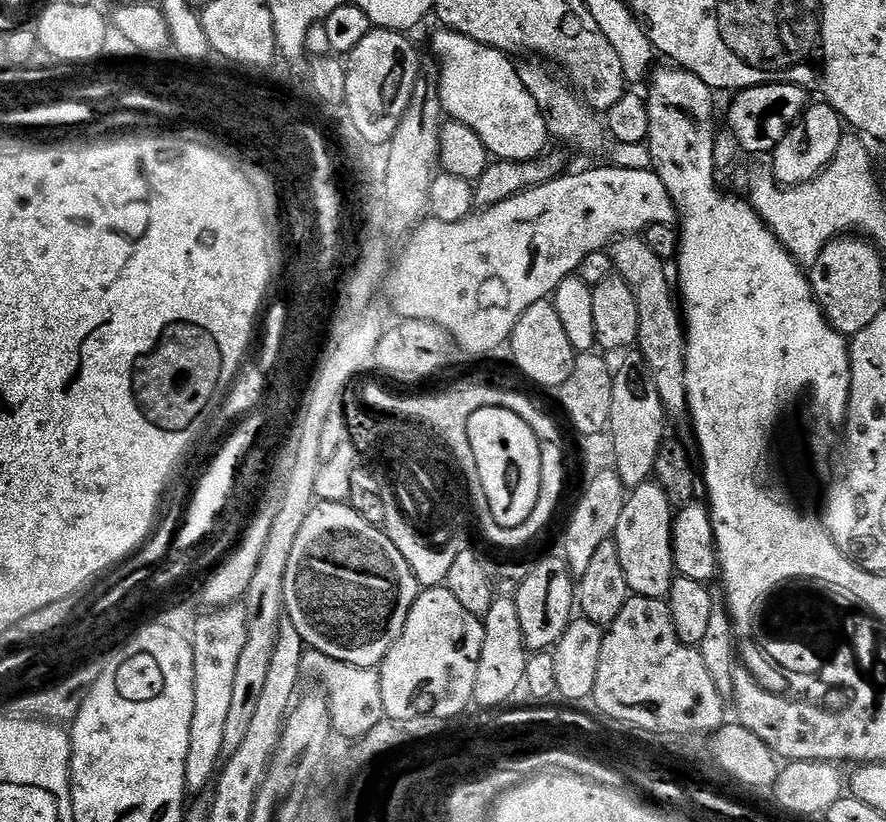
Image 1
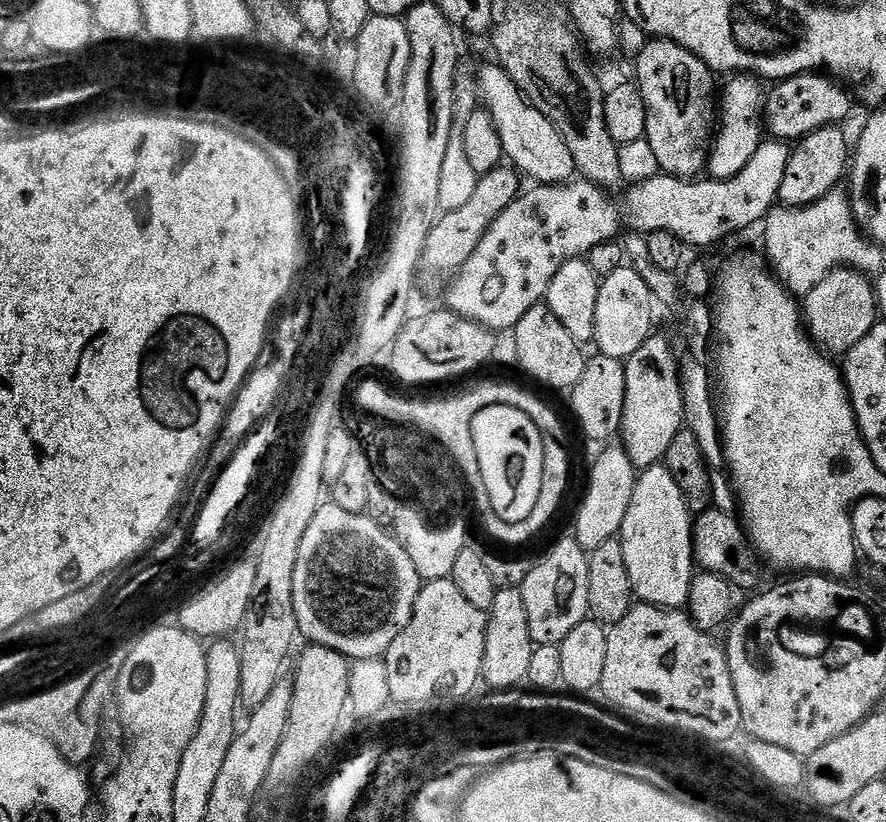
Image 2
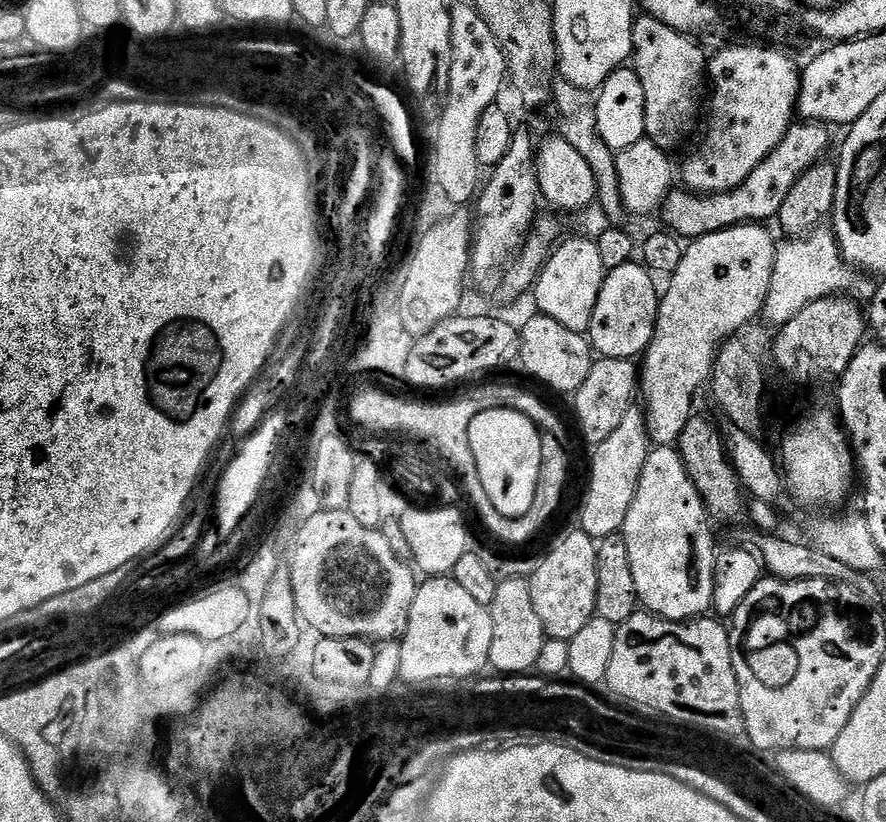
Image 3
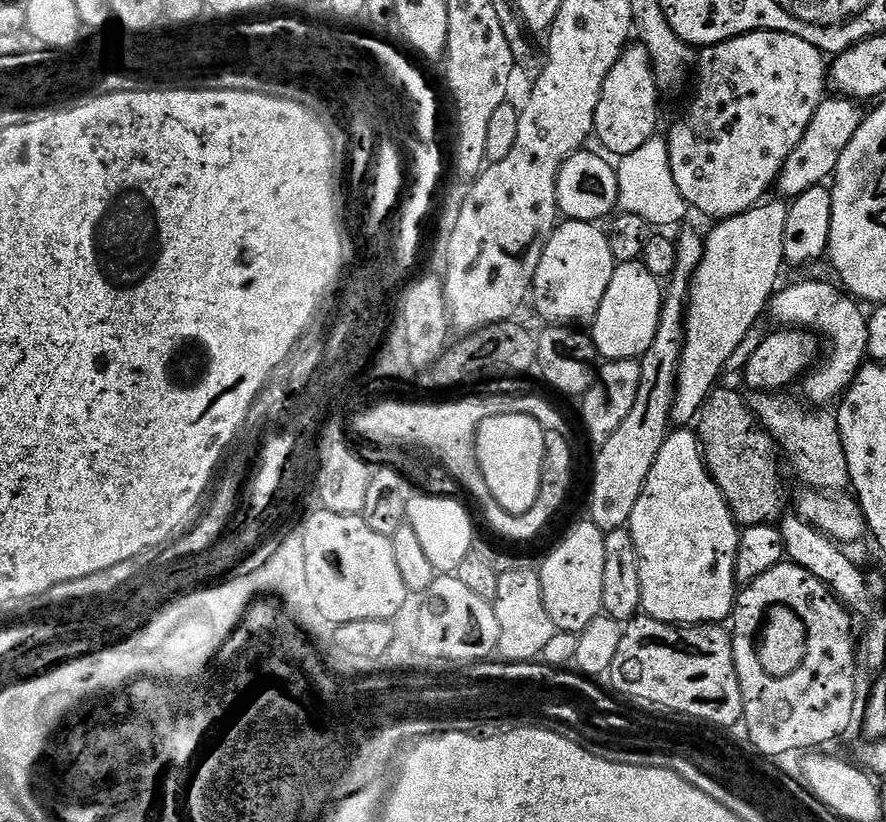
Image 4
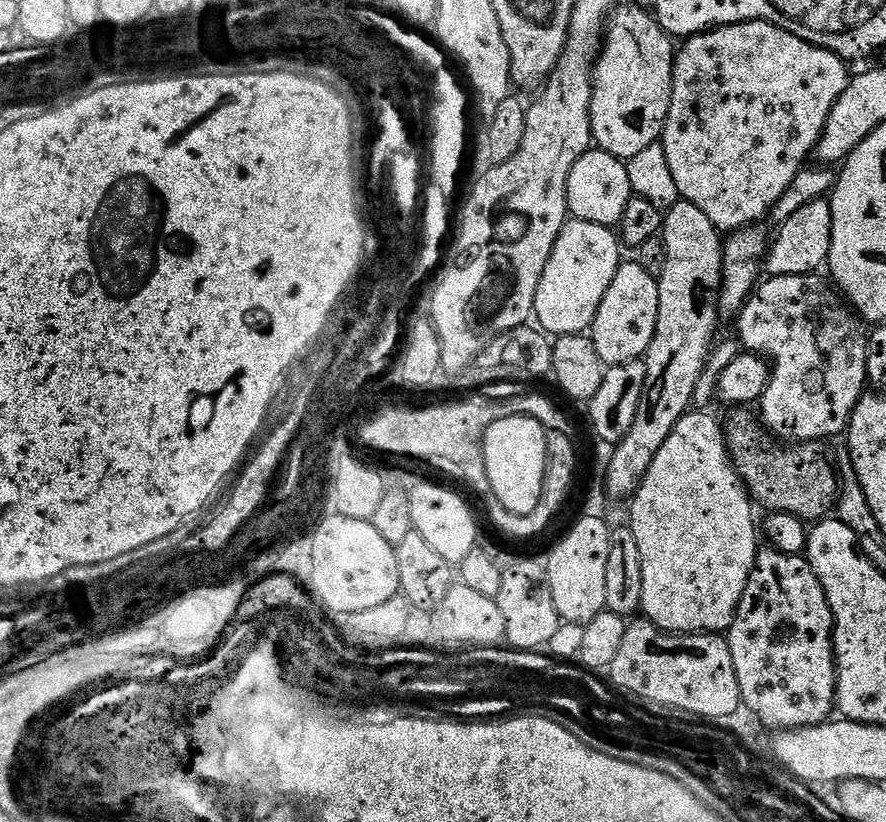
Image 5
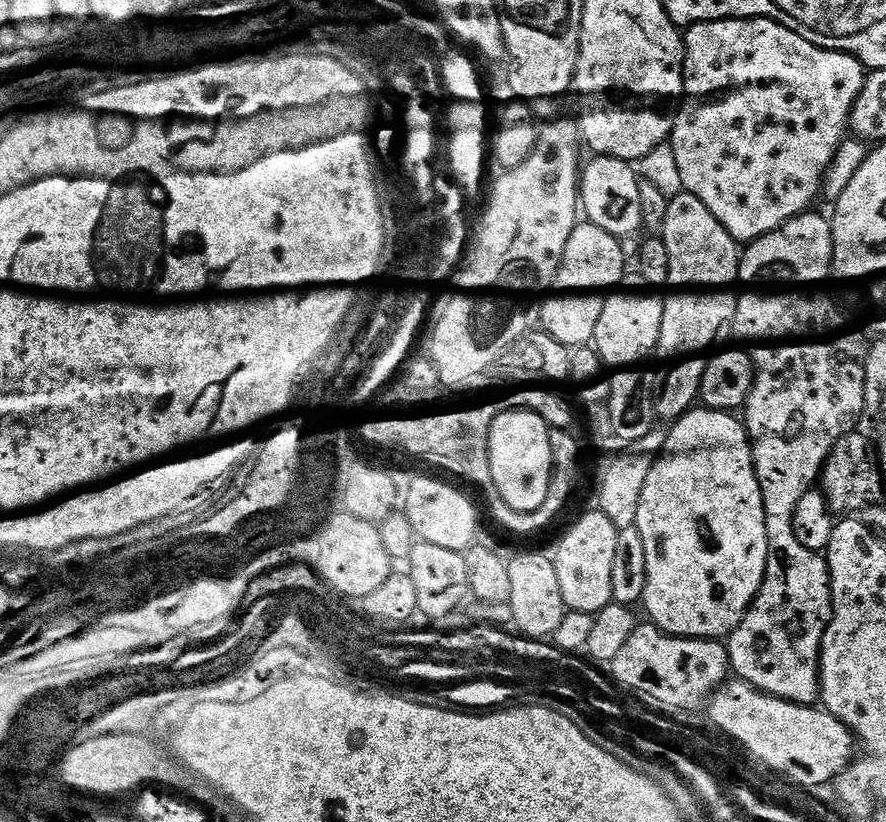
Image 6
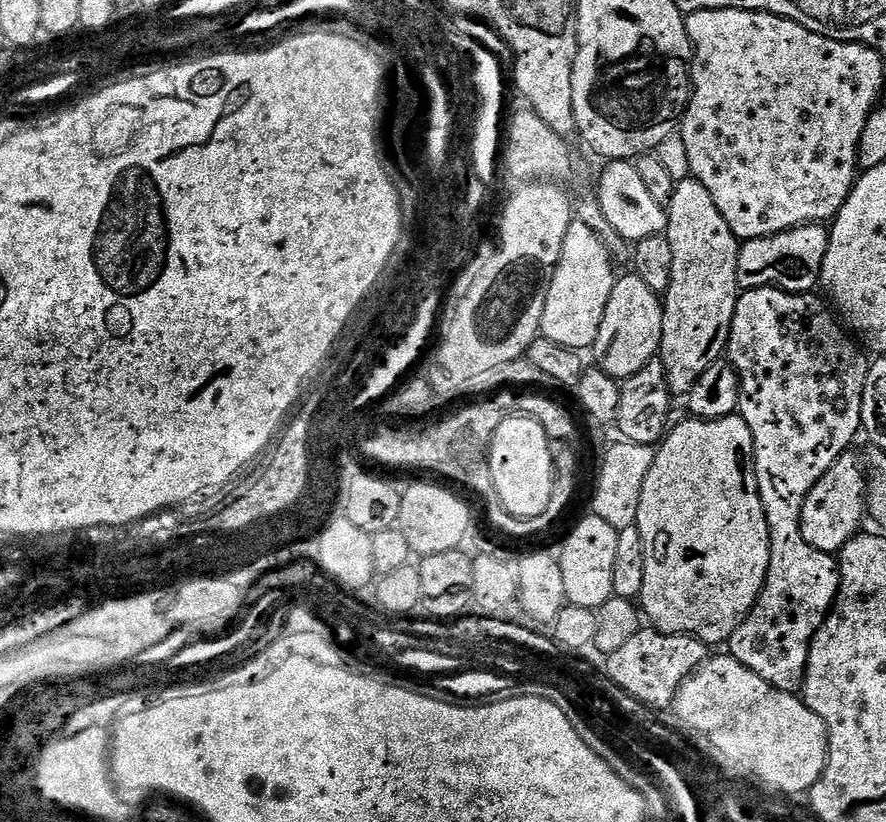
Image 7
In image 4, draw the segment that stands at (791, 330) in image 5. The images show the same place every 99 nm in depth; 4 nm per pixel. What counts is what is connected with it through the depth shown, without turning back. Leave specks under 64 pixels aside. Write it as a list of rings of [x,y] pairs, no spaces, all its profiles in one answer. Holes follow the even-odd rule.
[[[804,280],[801,284],[790,285],[789,288],[781,287],[770,301],[770,316],[772,312],[777,325],[802,328],[819,334],[826,345],[822,359],[802,380],[805,396],[803,399],[812,406],[823,405],[823,400],[839,401],[848,391],[853,378],[860,373],[870,352],[869,317],[866,312],[864,316],[863,310],[860,309],[863,307],[843,287],[833,284],[827,284],[824,280]]]

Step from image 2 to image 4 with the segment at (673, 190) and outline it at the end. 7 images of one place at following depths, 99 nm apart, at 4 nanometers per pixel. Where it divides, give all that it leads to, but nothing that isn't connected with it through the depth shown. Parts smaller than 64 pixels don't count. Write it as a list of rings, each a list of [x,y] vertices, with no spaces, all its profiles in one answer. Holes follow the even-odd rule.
[[[825,98],[822,101],[814,118],[810,118],[810,126],[806,126],[806,134],[802,134],[802,140],[798,146],[794,146],[790,158],[786,158],[780,177],[776,180],[774,188],[781,197],[795,198],[806,194],[806,190],[816,184],[824,184],[835,173],[842,158],[842,150],[850,146],[850,138],[854,138],[858,126],[865,118],[860,108],[857,101],[847,98]]]

